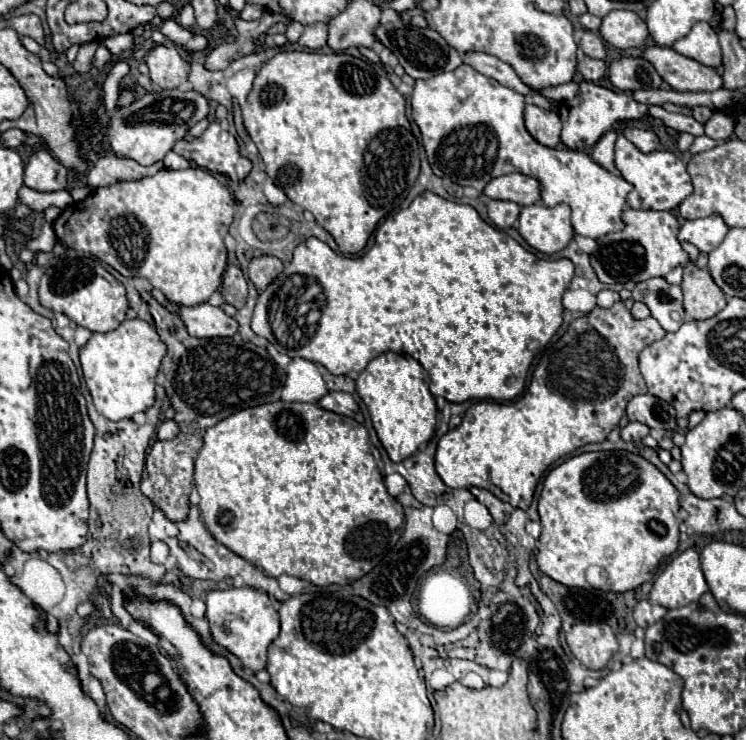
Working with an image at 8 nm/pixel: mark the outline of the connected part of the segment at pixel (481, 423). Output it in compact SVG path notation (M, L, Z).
M615 302L611 308L595 308L573 320L565 334L539 354L529 388L521 398L513 402L473 402L469 406L463 422L439 440L435 454L437 474L451 488L485 488L499 500L527 510L537 482L555 460L567 456L579 446L607 440L609 432L625 414L627 402L635 394L647 392L647 384L639 372L639 352L661 340L665 334L667 332L651 316L645 320L631 318L631 312L623 302Z

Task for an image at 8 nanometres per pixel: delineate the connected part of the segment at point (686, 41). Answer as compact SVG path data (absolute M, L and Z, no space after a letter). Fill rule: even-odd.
M707 22L695 24L685 38L673 44L673 48L687 58L695 58L697 62L703 62L703 66L717 68L721 64L721 46L717 34Z

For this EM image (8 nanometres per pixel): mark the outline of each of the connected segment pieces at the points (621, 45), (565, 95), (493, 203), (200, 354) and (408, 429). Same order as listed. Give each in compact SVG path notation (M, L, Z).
M615 10L603 18L601 36L619 50L639 48L645 44L649 30L645 20L629 10Z
M569 82L569 84L563 84L563 86L555 86L555 88L545 88L545 90L541 90L541 94L543 94L545 98L553 98L553 100L557 100L557 102L569 100L569 98L573 98L577 92L579 92L579 88L577 88L575 82Z
M489 200L487 204L487 210L489 210L489 218L491 222L501 228L501 230L507 230L511 226L515 226L517 218L519 218L519 206L515 202L505 202L505 200Z
M141 292L141 300L149 306L157 334L167 346L167 354L161 362L161 370L165 374L163 388L175 410L173 422L179 426L173 440L157 440L151 446L145 462L147 472L141 480L141 492L153 502L153 506L163 510L167 520L183 522L183 518L189 516L193 462L203 446L205 430L239 410L281 400L287 374L265 348L233 338L193 338L187 334L179 314L169 312L153 294Z
M385 352L369 362L357 378L357 394L365 402L373 428L393 462L403 462L429 442L437 424L435 398L429 392L429 378L423 366L411 356Z

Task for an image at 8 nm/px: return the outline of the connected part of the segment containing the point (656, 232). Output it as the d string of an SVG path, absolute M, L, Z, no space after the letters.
M627 208L621 218L625 228L601 236L597 240L599 250L595 252L595 258L591 258L591 266L603 284L625 284L629 280L641 282L653 276L665 276L675 266L685 266L689 262L677 240L679 222L671 212Z

